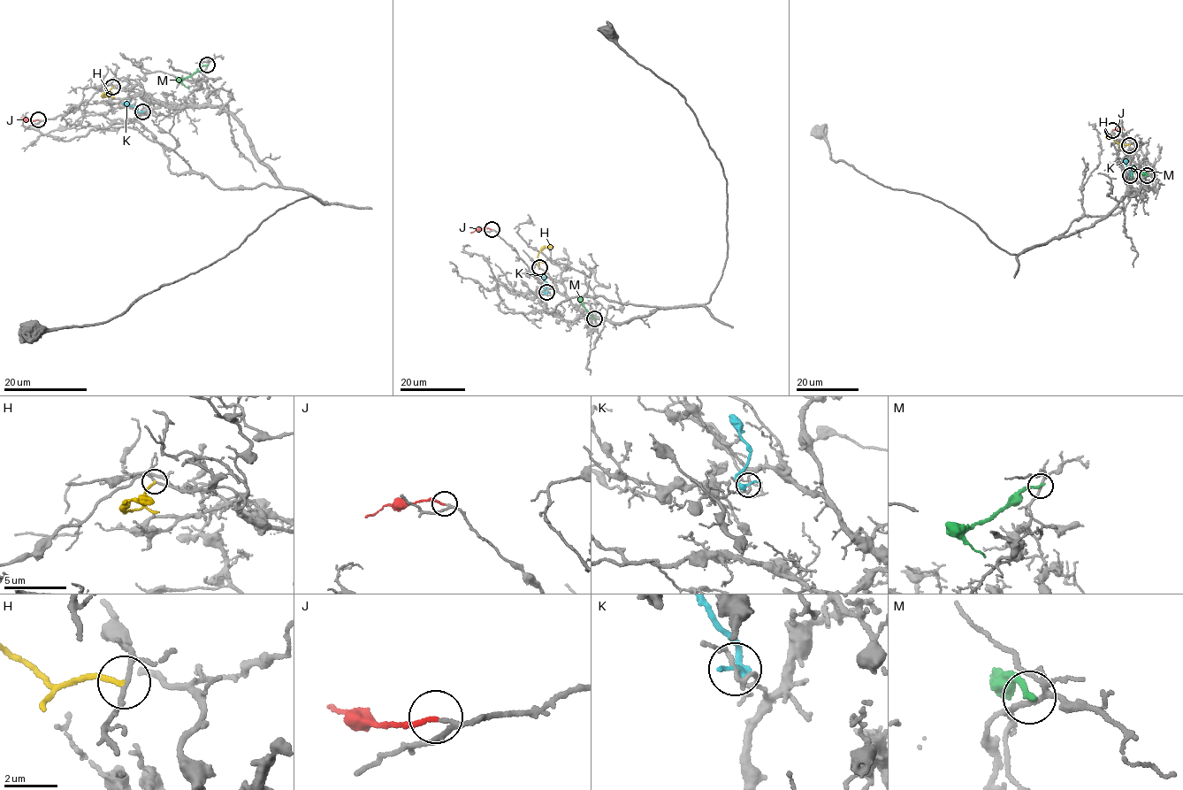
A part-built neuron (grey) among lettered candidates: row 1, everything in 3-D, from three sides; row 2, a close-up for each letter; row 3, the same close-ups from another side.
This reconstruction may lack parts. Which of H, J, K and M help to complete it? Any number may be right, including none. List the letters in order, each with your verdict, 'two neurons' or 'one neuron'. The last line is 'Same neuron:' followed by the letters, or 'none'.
H: two neurons
J: one neuron
K: two neurons
M: two neurons
Same neuron: J

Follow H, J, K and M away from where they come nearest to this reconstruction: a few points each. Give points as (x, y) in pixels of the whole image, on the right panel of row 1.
H: (1129, 144), (1122, 145), (1106, 136)
J: (1112, 130), (1120, 127), (1125, 130)
K: (1130, 175), (1125, 158)
M: (1147, 176), (1134, 171), (1133, 179)

